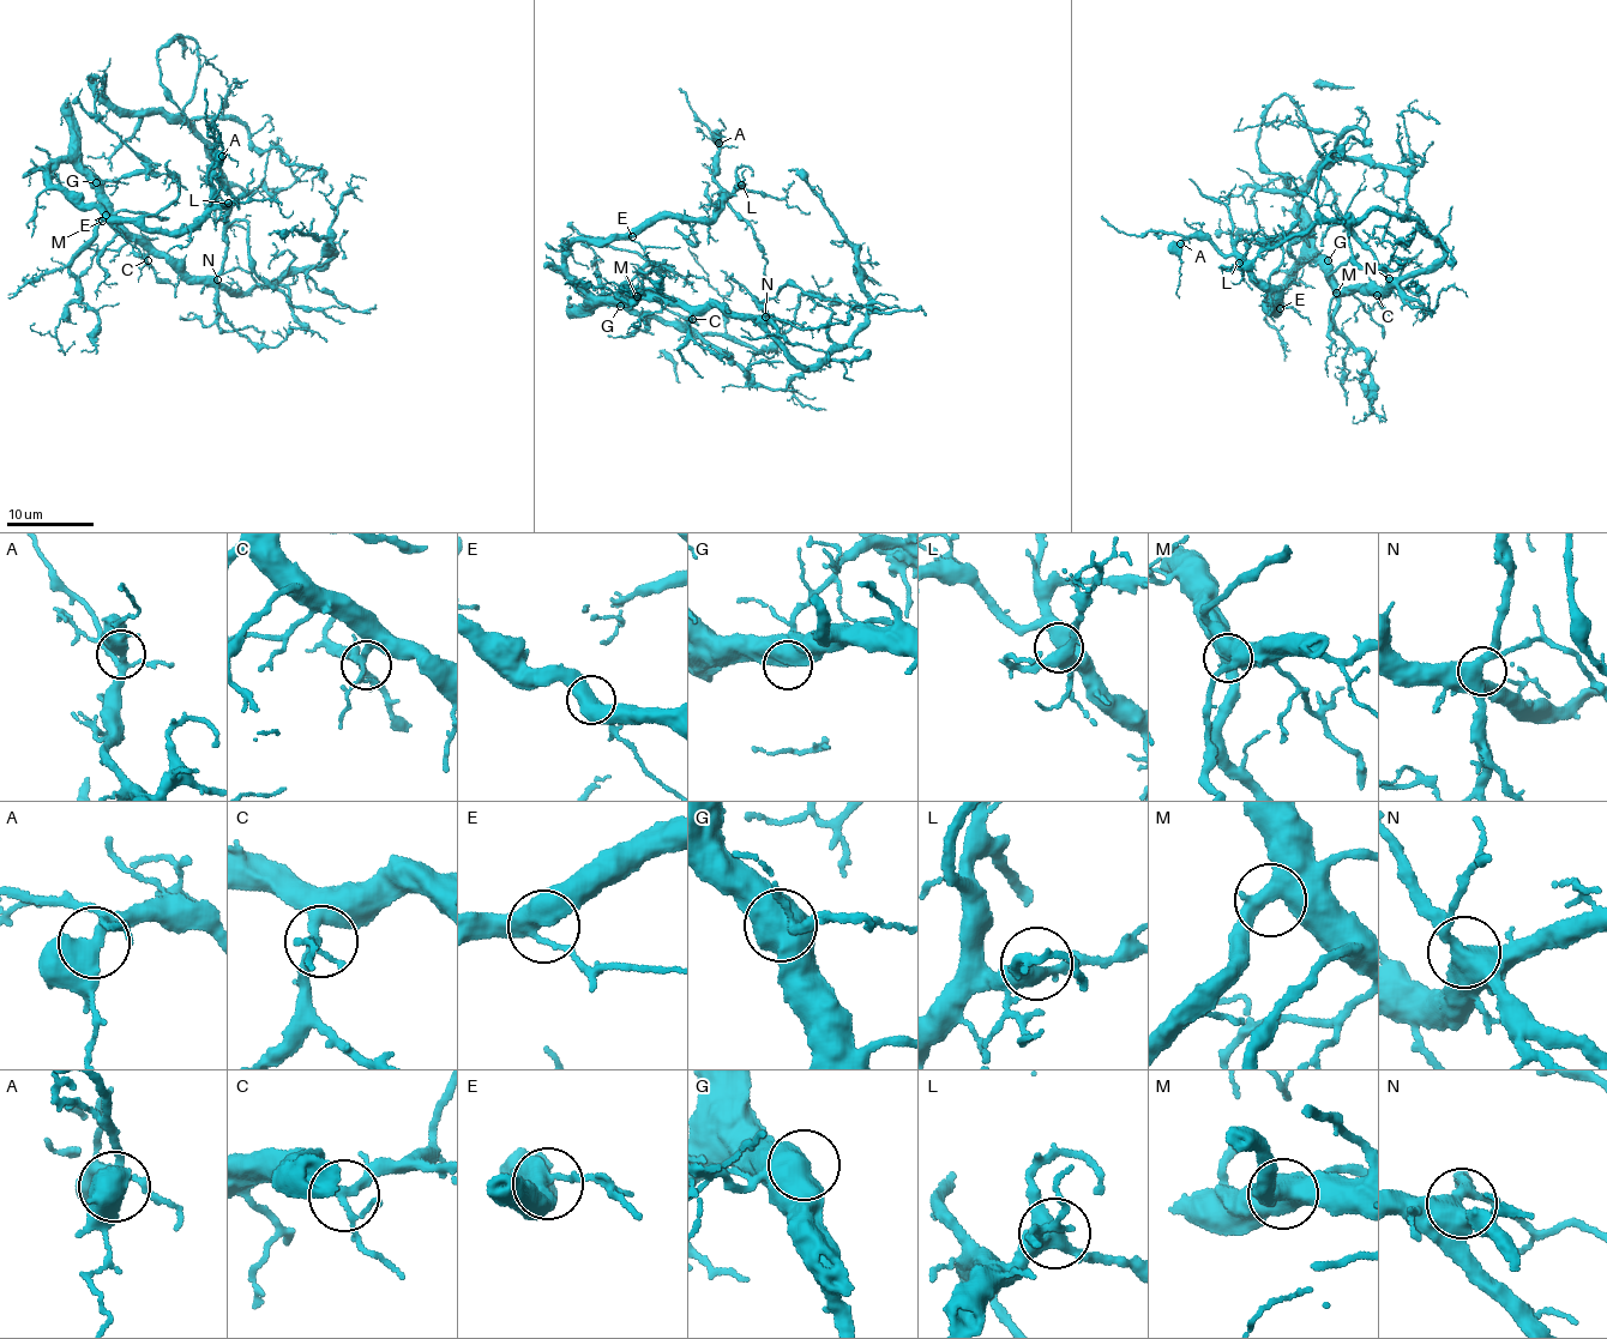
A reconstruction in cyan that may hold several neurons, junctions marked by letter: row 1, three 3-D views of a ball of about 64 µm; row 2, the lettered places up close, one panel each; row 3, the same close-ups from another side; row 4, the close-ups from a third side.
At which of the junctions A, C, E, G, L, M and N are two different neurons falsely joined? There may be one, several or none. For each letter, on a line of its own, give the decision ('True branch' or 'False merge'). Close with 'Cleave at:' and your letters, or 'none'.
A: True branch
C: True branch
E: True branch
G: True branch
L: True branch
M: True branch
N: True branch
Cleave at: none

